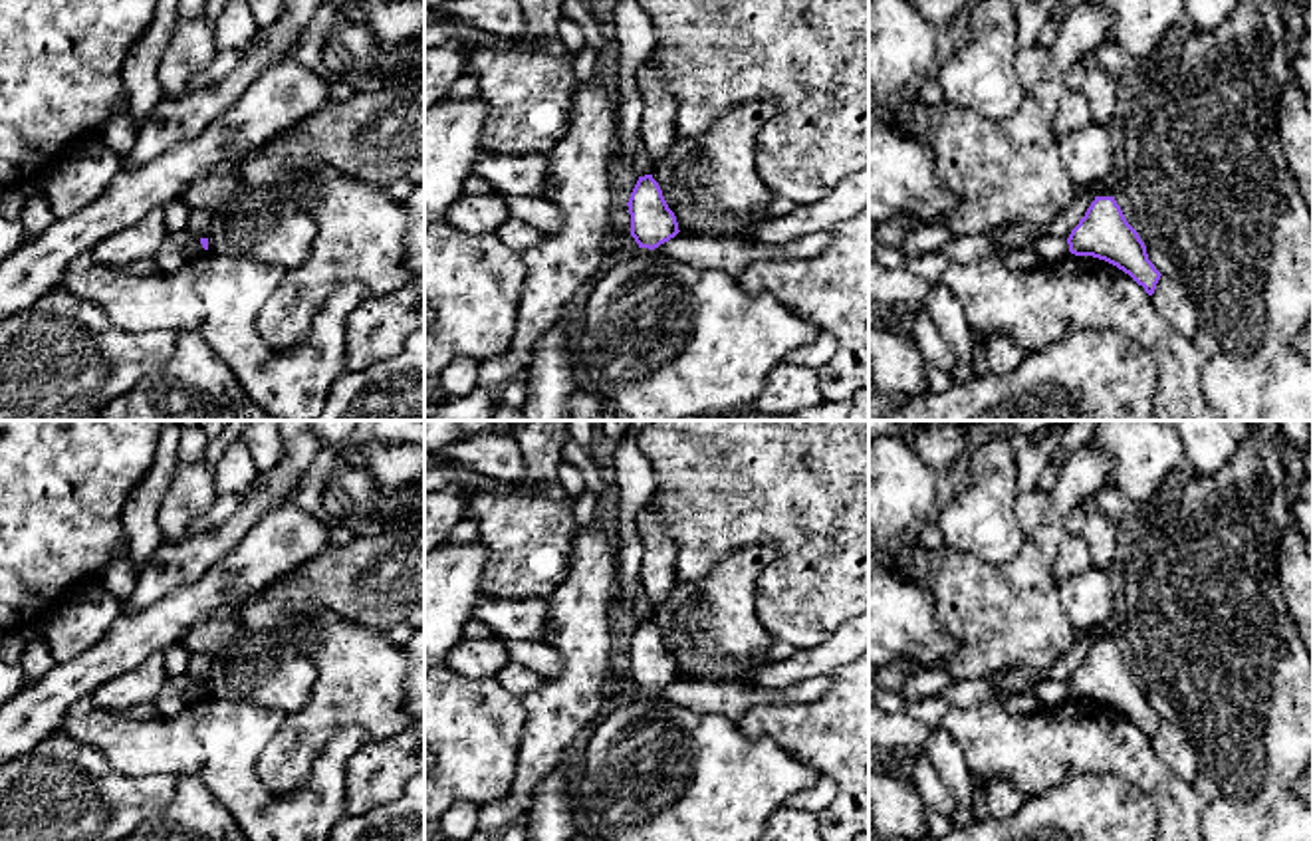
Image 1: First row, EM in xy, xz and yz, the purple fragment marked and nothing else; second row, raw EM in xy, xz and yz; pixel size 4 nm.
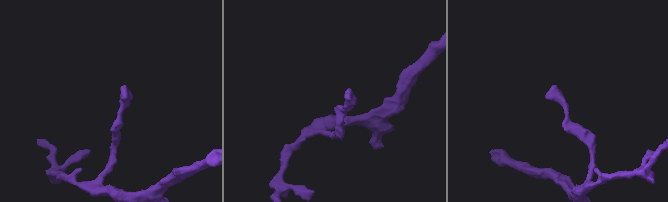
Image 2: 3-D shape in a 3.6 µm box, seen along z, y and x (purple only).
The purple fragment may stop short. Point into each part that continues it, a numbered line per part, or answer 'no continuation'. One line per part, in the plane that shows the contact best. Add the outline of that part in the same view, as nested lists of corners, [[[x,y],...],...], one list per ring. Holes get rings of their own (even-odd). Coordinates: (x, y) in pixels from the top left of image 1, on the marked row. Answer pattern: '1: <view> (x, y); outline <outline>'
no continuation

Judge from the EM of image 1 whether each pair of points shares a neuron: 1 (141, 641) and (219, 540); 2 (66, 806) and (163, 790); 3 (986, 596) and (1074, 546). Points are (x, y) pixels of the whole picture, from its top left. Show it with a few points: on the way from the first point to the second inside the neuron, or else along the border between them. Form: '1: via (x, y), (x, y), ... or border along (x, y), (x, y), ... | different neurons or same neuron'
1: border along (223, 558), (197, 580), (169, 592), (145, 609) | different neurons
2: via (90, 806), (114, 806), (139, 798) | same neuron
3: border along (1068, 534), (1054, 564), (1054, 580), (1058, 584) | different neurons

